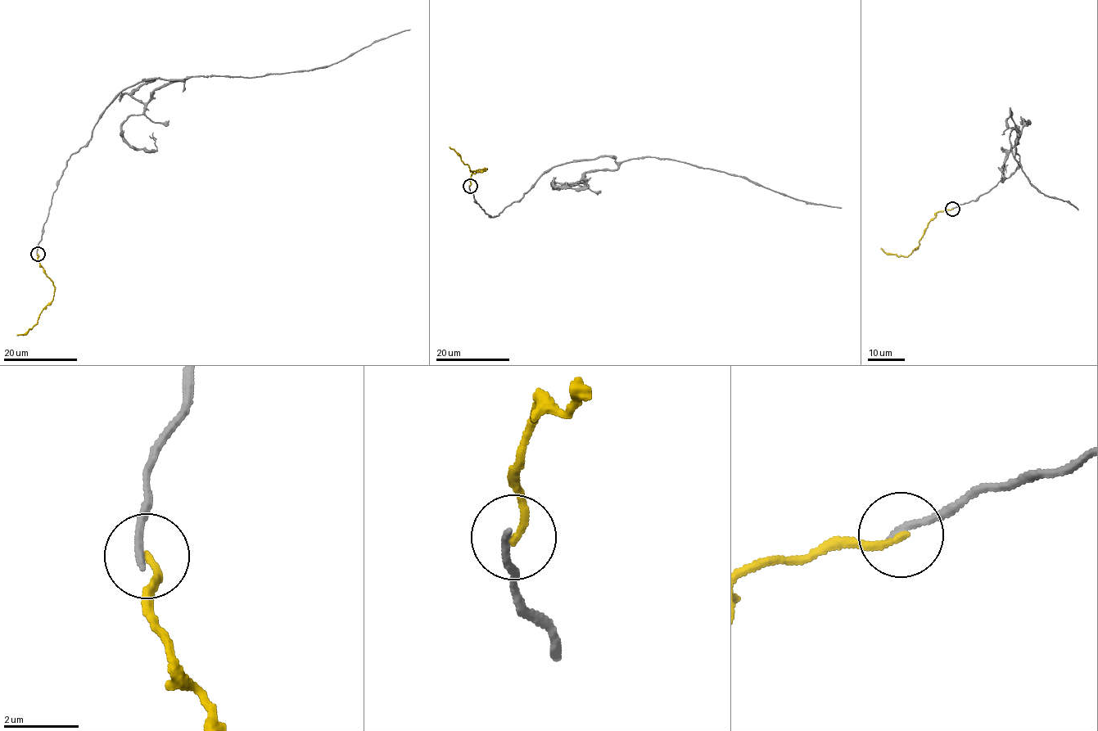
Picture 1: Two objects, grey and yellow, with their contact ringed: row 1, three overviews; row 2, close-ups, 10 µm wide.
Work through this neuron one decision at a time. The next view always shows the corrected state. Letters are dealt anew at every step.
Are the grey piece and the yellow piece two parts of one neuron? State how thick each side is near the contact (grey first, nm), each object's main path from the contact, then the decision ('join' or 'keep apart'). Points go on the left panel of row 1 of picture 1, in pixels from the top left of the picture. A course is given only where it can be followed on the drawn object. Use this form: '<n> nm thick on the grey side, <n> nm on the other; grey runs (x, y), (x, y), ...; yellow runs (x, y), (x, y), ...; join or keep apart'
200 nm thick on the grey side, 180 nm on the other; grey runs (37, 254), (66, 160), (89, 140), (101, 113), (124, 90), (155, 78), (254, 77), (313, 70), (410, 29); yellow runs (38, 254), (39, 263), (52, 282), (54, 295), (35, 324), (29, 331), (17, 335); keep apart

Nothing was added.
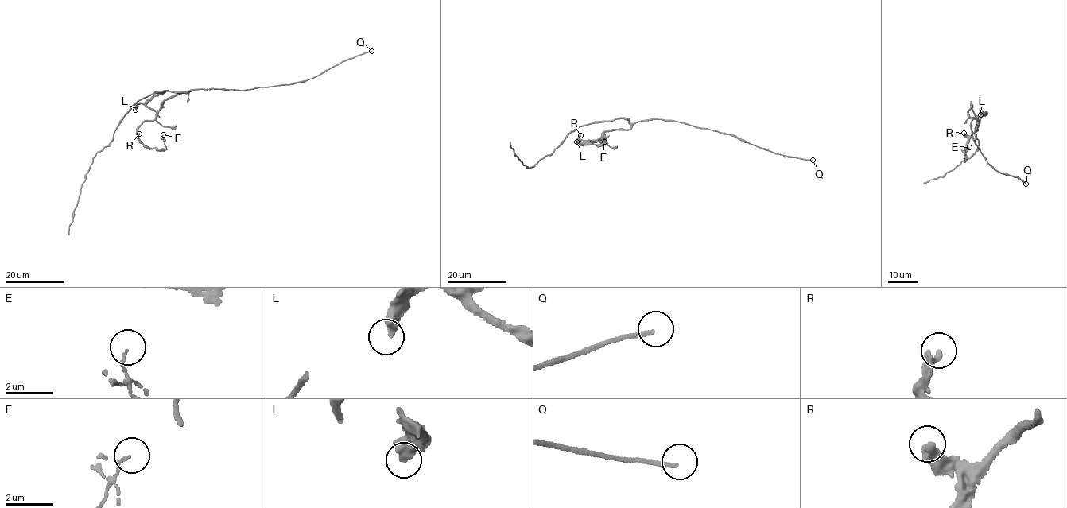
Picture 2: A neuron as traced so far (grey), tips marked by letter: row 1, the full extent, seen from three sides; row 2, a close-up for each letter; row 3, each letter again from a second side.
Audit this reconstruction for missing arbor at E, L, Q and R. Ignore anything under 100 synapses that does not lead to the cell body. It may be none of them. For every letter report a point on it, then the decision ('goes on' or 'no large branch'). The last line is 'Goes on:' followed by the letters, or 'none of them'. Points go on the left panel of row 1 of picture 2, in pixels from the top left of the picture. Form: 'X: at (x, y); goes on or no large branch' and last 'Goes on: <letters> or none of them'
E: at (163, 134); no large branch
L: at (135, 110); no large branch
Q: at (371, 51); goes on
R: at (139, 133); no large branch
Goes on: Q

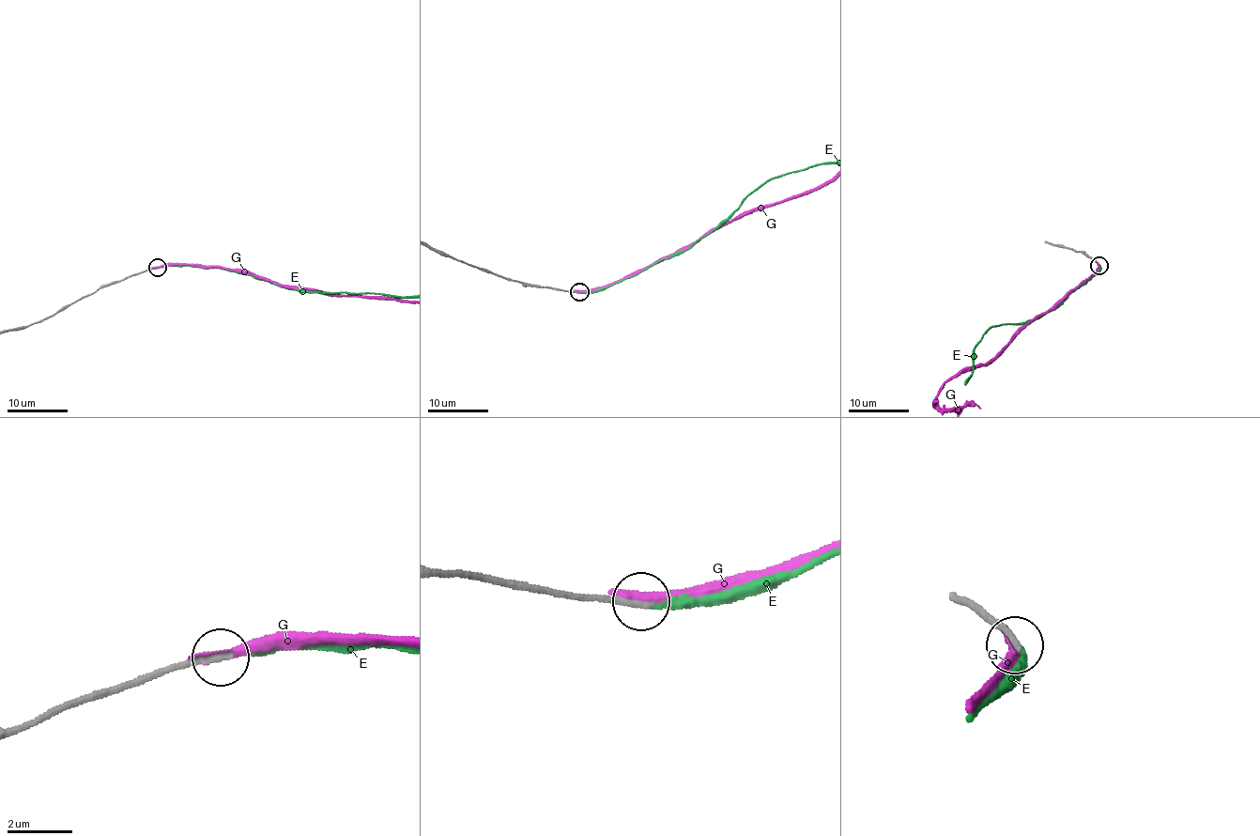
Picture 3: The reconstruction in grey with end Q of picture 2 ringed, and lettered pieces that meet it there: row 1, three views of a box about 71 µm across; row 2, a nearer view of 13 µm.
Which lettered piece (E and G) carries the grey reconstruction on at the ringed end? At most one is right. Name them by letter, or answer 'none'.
E

